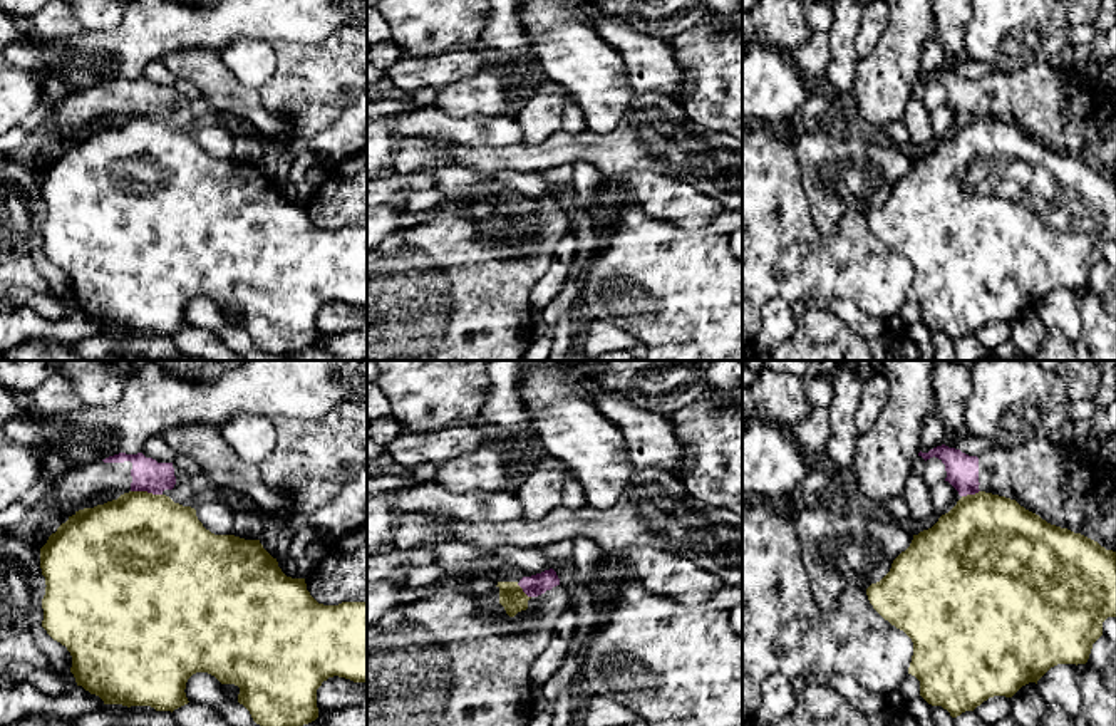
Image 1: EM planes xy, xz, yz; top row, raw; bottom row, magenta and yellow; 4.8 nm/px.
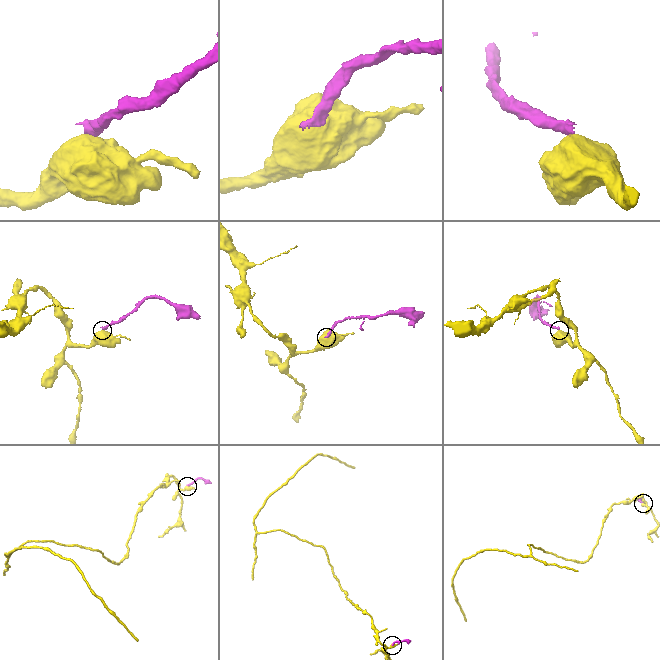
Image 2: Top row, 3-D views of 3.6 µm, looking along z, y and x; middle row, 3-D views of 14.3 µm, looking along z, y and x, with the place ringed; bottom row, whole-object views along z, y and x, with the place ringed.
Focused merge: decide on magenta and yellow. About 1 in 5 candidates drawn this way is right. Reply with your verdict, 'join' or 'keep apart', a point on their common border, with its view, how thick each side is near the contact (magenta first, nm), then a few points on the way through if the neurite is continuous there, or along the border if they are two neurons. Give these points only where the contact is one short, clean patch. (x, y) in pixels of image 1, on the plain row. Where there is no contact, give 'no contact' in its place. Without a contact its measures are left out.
keep apart; meets magenta in xy at (146, 114); 160 nm thick on the magenta side, 480 nm on the other; border along xy (131, 114), (161, 119)

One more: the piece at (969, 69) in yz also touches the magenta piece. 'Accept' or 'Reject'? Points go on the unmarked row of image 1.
Reject

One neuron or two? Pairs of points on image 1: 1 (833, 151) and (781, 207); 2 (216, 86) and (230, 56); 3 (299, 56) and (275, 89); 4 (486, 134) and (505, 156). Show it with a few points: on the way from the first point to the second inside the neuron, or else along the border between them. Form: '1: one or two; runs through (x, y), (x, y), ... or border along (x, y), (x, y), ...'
1: two; border along (791, 146), (801, 188), (816, 222)
2: two; border along (218, 52), (223, 64), (245, 86), (257, 88)
3: one; runs through (299, 64), (284, 81)
4: two; border along (521, 141), (511, 145), (458, 145)

